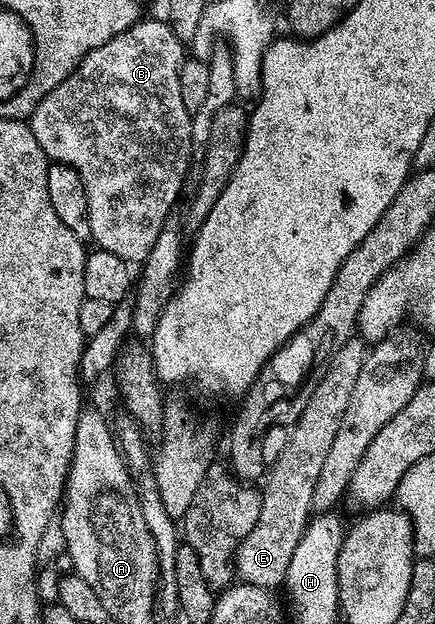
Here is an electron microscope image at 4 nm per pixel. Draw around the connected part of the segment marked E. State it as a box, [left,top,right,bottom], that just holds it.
[234,338,367,590]

